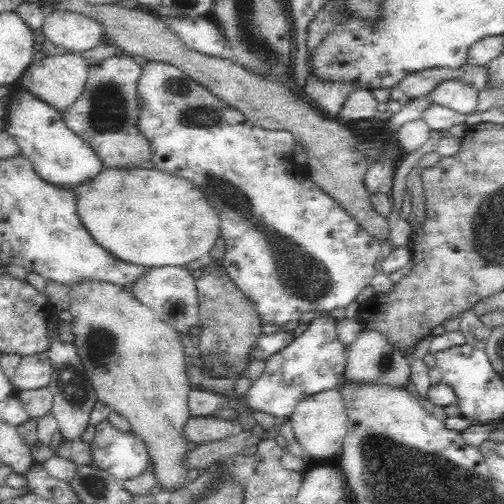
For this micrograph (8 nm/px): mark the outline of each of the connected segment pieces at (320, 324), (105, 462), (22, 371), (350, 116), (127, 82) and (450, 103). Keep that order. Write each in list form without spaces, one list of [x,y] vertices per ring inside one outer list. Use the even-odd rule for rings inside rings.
[[[326,316],[314,318],[300,336],[266,359],[264,371],[251,385],[245,404],[277,417],[288,417],[297,402],[339,386],[345,358],[346,347],[337,337],[336,319]]]
[[[108,418],[95,424],[94,436],[90,440],[90,464],[105,470],[118,482],[124,482],[140,475],[149,463],[150,457],[145,442],[132,431],[120,431]]]
[[[46,352],[21,357],[11,382],[16,389],[46,387],[50,380],[51,364]]]
[[[352,89],[345,96],[344,104],[337,115],[339,122],[356,123],[357,120],[370,119],[377,112],[377,105],[372,91],[368,89]]]
[[[120,52],[104,58],[98,64],[91,64],[82,94],[61,110],[64,122],[74,133],[96,151],[106,167],[130,167],[150,160],[145,140],[136,132],[138,98],[136,92],[137,74],[140,65],[130,55]]]
[[[459,80],[440,82],[432,90],[433,103],[464,116],[470,116],[476,110],[480,91],[476,87]]]

